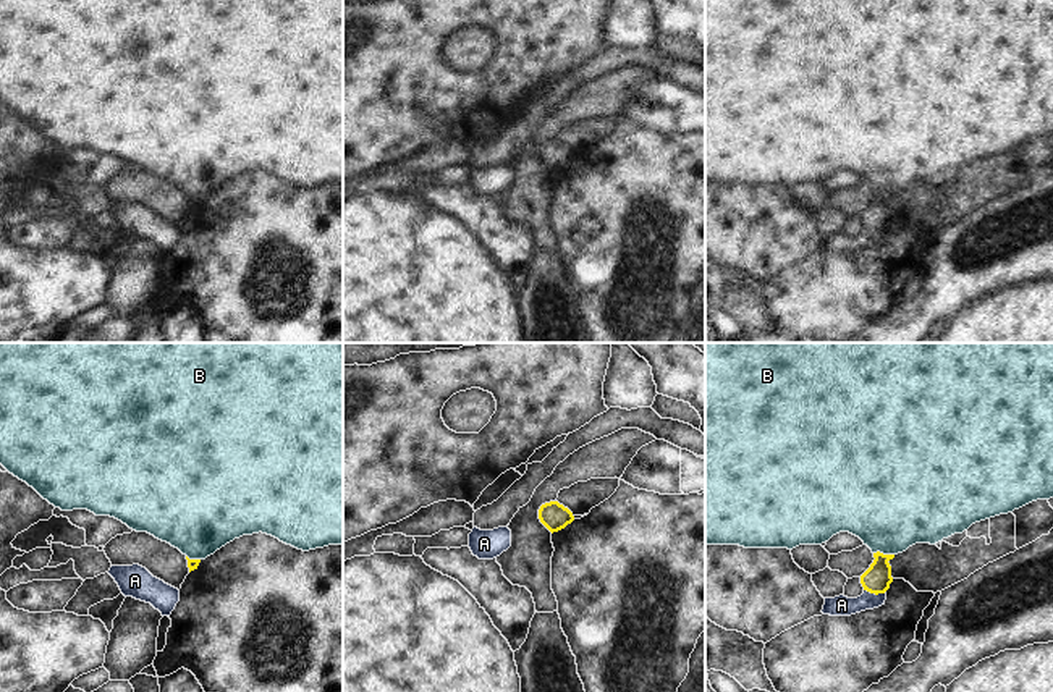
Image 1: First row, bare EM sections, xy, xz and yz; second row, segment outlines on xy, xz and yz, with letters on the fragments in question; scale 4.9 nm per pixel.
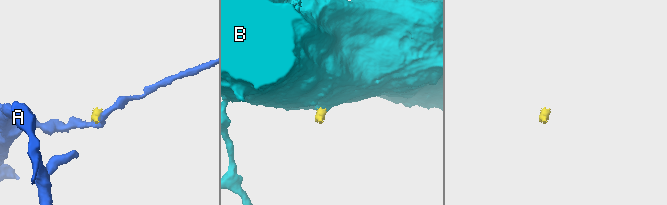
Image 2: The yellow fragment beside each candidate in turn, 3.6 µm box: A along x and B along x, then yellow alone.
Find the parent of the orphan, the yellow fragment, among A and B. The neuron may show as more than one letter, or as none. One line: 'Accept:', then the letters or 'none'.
Accept: B

